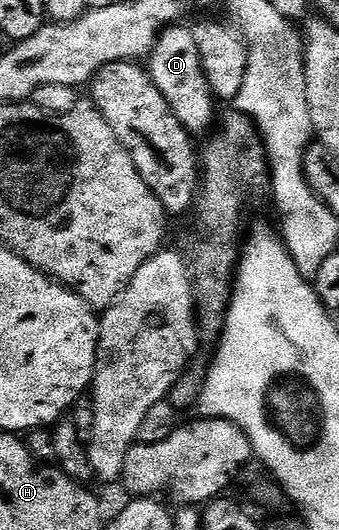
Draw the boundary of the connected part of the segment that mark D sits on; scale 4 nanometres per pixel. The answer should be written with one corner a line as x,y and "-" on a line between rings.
182,23
166,26
149,55
148,72
160,95
168,99
168,107
172,107
176,119
180,119
180,123
188,132
192,135
198,133
206,135
215,128
216,98
204,75
204,67
200,63
200,51
196,48
196,39
192,39
192,28
184,27

